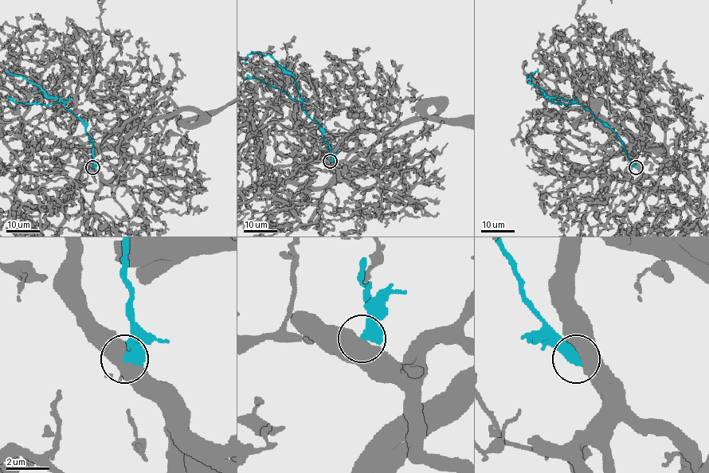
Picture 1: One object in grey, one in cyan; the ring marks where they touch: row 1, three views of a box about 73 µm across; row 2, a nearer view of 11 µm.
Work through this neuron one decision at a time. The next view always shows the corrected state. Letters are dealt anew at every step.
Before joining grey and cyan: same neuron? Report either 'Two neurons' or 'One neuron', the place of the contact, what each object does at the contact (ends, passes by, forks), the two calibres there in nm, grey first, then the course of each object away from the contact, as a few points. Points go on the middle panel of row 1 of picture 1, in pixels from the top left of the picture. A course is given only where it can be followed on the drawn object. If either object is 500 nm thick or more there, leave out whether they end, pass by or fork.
Two neurons. Place: (330, 161). Thickness 800 nm (grey) against 550 nm. Course of cyan: (330, 162), (330, 147), (323, 139), (323, 130), (304, 111), (294, 77), (268, 54), (250, 52), (244, 64)

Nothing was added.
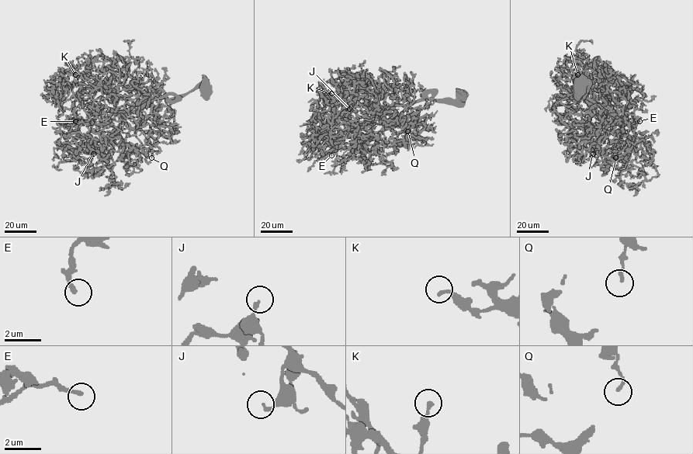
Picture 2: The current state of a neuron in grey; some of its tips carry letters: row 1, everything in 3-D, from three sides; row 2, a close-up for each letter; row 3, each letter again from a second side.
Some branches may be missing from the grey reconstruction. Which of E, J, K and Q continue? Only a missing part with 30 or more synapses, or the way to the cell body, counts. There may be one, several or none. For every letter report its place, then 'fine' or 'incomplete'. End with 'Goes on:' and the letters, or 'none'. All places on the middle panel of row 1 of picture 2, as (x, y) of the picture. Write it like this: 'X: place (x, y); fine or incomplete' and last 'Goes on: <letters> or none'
E: place (331, 155); incomplete
J: place (349, 109); fine
K: place (331, 93); fine
Q: place (407, 131); fine
Goes on: E

